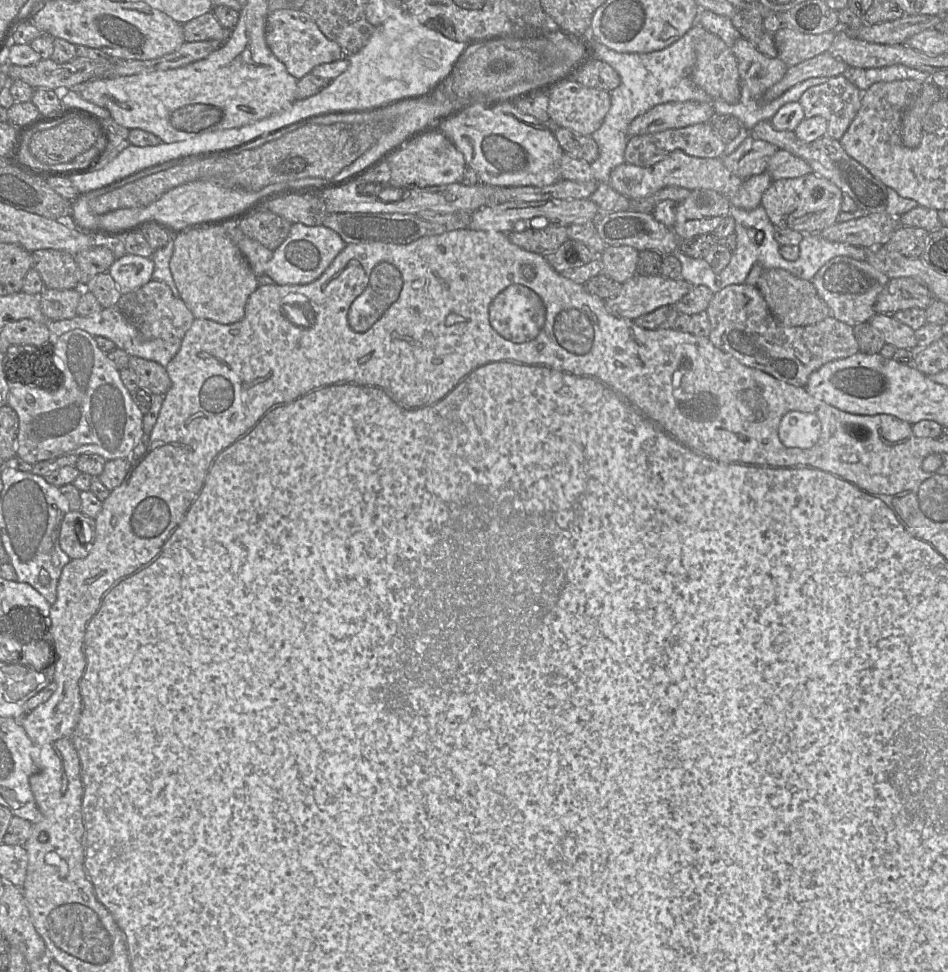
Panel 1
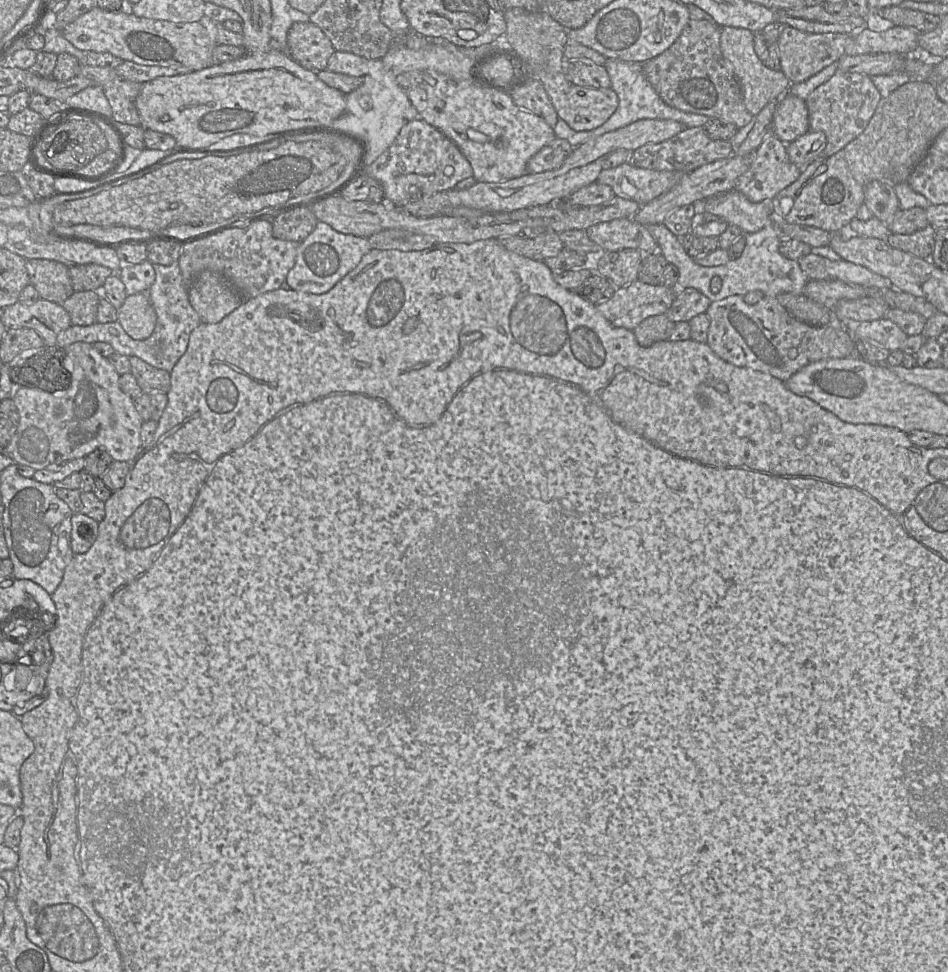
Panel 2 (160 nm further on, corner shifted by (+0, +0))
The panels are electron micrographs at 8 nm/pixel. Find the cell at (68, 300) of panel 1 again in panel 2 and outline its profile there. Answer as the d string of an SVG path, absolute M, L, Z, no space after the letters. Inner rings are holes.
M101 291L74 292L67 298L63 308L69 313L72 325L87 326L96 322L96 314Z

